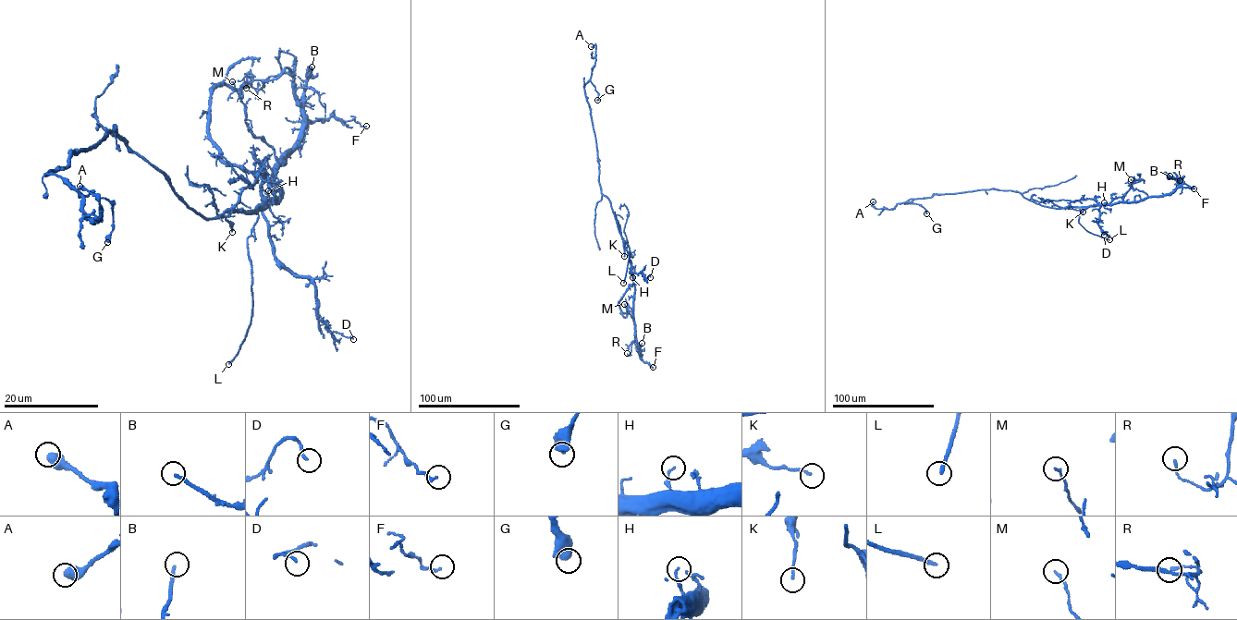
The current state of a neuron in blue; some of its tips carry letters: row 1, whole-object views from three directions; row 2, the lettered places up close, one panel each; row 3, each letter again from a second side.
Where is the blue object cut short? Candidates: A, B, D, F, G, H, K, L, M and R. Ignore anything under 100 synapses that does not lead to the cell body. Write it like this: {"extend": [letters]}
{"extend": ["L"]}

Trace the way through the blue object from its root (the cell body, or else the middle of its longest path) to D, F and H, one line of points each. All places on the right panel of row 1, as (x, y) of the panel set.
D: (1038, 204), (1057, 209), (1099, 205), (1097, 224), (1104, 235)
F: (1038, 204), (1057, 209), (1110, 204), (1169, 195), (1181, 187), (1194, 188)
H: (1038, 204), (1060, 209), (1104, 202)

